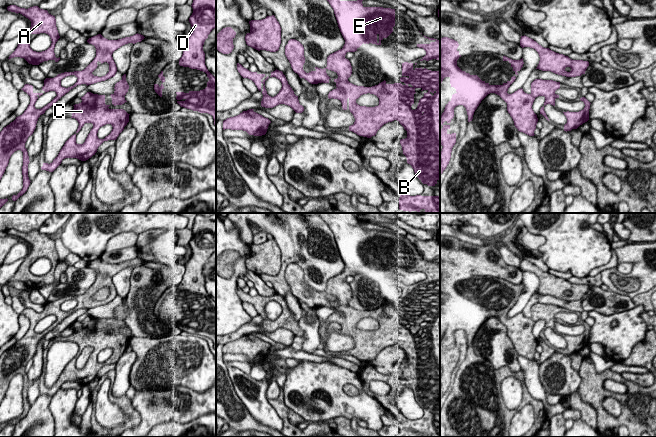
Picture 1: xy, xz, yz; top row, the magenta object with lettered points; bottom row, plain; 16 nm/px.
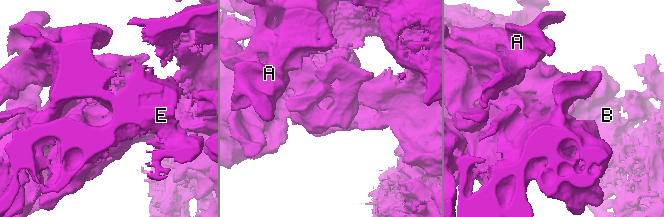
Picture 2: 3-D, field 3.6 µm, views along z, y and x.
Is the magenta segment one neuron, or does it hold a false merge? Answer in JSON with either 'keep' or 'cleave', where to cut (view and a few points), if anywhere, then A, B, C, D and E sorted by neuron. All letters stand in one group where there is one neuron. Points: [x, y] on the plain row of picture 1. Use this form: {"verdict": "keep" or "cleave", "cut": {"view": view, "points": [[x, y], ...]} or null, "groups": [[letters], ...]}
{"verdict": "keep", "cut": null, "groups": [["A", "B", "C", "D", "E"]]}

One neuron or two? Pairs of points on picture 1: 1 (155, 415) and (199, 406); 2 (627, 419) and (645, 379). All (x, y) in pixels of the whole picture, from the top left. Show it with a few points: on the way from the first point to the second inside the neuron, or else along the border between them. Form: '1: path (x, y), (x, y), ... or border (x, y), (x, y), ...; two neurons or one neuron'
1: path (166, 412), (179, 412), (183, 415), (188, 412); one neuron
2: border (621, 375), (645, 387); two neurons

